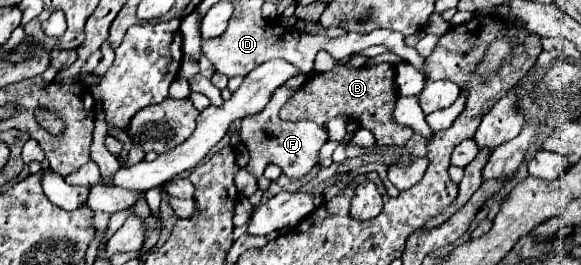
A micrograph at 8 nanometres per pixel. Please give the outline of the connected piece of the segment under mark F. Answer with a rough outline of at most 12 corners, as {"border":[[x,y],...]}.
{"border":[[278,88],[260,114],[242,120],[246,170],[274,162],[290,178],[316,166],[326,128],[284,122],[294,90]]}

